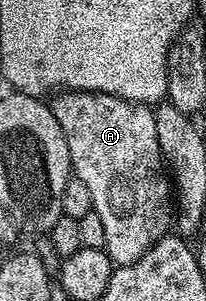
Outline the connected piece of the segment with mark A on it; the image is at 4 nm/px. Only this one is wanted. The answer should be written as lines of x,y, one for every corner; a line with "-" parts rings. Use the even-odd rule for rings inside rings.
70,91
54,95
51,107
67,142
72,175
79,177
87,190
91,190
93,211
103,218
103,231
107,234
105,253
117,266
143,258
155,242
170,235
175,220
171,176
161,158
159,134
155,134
154,109
147,104
132,104
130,100
102,92

